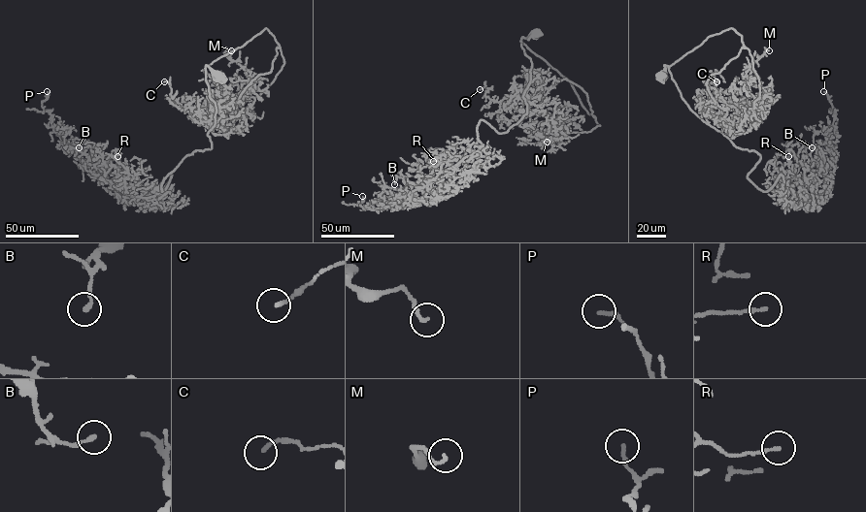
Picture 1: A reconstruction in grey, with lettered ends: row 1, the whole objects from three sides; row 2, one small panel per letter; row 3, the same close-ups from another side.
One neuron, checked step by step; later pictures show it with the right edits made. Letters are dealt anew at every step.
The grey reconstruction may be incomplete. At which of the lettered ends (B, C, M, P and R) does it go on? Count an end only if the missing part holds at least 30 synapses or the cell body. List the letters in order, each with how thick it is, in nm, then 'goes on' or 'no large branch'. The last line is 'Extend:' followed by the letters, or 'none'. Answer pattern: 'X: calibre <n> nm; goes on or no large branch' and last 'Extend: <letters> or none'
B: calibre 180 nm; no large branch
C: calibre 150 nm; no large branch
M: calibre 140 nm; no large branch
P: calibre 170 nm; no large branch
R: calibre 150 nm; no large branch
Extend: none

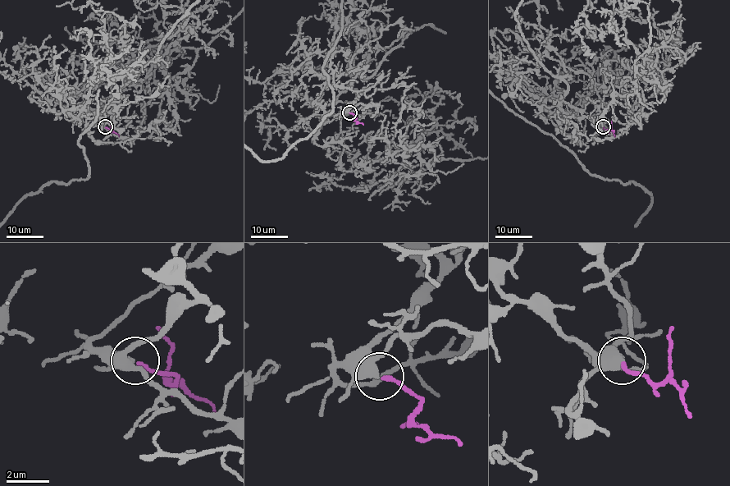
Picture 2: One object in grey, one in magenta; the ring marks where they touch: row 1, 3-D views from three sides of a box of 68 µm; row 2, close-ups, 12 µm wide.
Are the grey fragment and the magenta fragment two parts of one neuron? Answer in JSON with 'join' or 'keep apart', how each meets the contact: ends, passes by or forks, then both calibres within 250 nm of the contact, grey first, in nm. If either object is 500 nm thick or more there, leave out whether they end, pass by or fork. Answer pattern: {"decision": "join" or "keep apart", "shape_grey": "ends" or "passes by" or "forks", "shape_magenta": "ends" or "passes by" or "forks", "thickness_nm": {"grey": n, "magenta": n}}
{"decision": "join", "shape_grey": "forks", "shape_magenta": "ends", "thickness_nm": {"grey": 320, "magenta": 190}}

